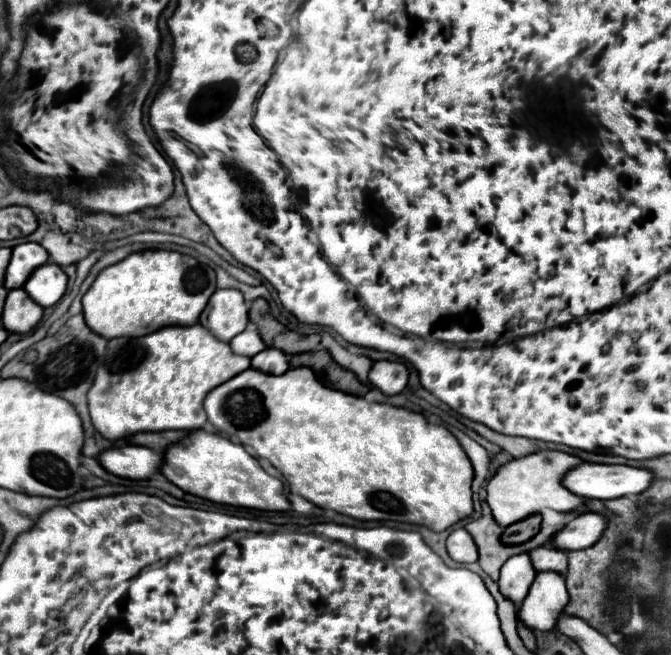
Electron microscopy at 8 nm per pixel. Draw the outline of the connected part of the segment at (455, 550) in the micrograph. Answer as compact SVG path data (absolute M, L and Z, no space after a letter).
M465 528L453 530L449 534L449 538L447 538L447 552L459 564L477 562L477 546L473 544L473 538L469 536L469 532Z

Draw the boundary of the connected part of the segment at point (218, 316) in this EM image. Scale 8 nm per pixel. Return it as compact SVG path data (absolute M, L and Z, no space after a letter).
M217 290L201 314L201 324L223 342L229 342L249 324L249 308L239 290Z

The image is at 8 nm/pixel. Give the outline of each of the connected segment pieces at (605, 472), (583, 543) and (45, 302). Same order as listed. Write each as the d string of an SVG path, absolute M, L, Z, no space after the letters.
M585 462L565 476L565 486L583 496L613 500L621 496L637 496L645 492L653 482L653 472L633 466L609 466Z
M579 514L567 526L563 526L561 532L555 534L551 546L563 552L589 548L589 544L595 544L597 536L601 536L601 528L605 528L605 520L601 520L601 514Z
M49 262L43 264L41 268L37 268L37 272L25 282L23 290L43 308L55 306L65 290L67 290L67 274L57 268L57 264Z

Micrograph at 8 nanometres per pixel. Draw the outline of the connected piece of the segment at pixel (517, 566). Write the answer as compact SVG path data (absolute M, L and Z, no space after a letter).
M519 554L509 558L503 568L501 568L501 578L499 578L499 590L501 594L511 600L515 606L519 606L527 592L531 582L535 580L535 572L533 566L529 564L529 556L527 554Z

